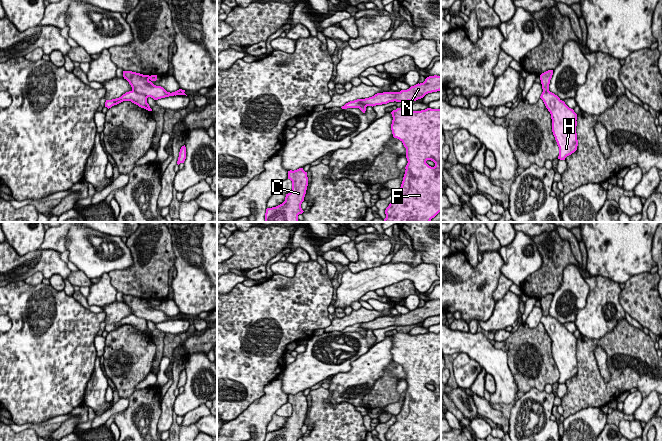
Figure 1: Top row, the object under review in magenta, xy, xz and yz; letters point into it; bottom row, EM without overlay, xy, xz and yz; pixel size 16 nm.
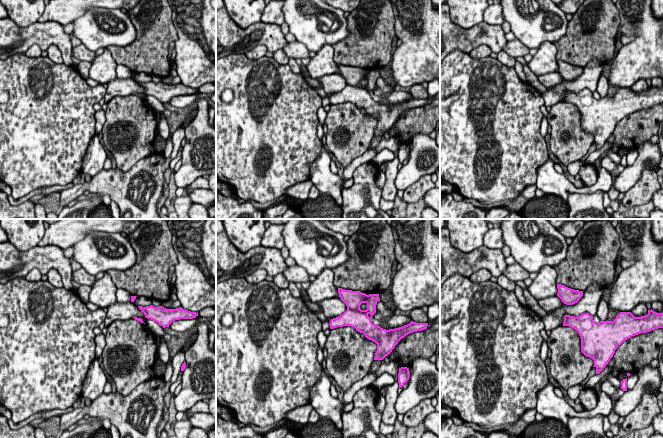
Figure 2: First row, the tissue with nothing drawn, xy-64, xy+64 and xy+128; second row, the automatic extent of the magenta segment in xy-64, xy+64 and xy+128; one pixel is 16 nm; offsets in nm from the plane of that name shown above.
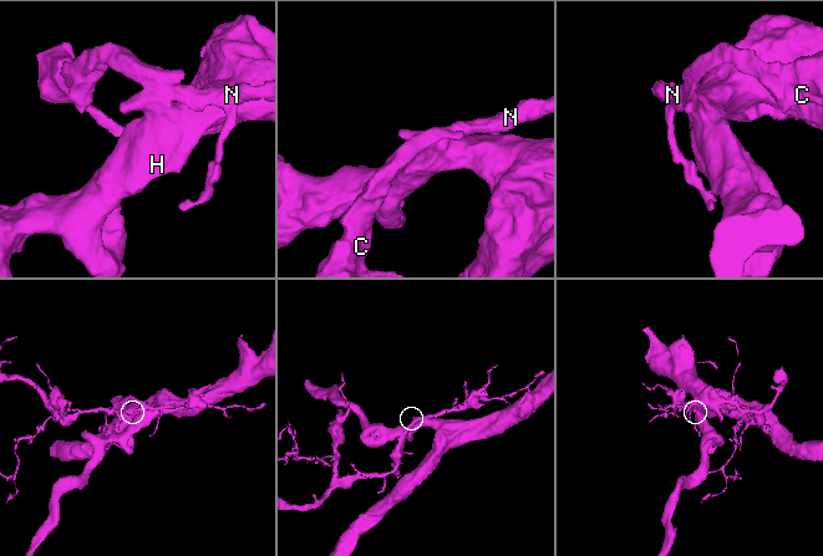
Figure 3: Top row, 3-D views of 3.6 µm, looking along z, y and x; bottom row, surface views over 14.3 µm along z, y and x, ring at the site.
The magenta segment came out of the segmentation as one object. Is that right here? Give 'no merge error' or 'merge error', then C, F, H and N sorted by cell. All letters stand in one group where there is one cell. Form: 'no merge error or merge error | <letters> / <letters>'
merge error | C N / F H

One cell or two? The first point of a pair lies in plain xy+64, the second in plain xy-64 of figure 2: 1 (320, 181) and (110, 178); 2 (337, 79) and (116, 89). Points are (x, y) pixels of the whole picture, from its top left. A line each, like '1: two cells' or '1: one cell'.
1: two cells
2: one cell

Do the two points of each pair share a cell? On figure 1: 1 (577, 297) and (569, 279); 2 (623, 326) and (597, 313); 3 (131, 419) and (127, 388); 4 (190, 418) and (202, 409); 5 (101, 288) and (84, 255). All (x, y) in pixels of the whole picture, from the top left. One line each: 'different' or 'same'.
1: same
2: different
3: different
4: same
5: different

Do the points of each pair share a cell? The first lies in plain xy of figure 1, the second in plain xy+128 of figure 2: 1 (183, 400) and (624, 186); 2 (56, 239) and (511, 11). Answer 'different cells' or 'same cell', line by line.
1: same cell
2: different cells

